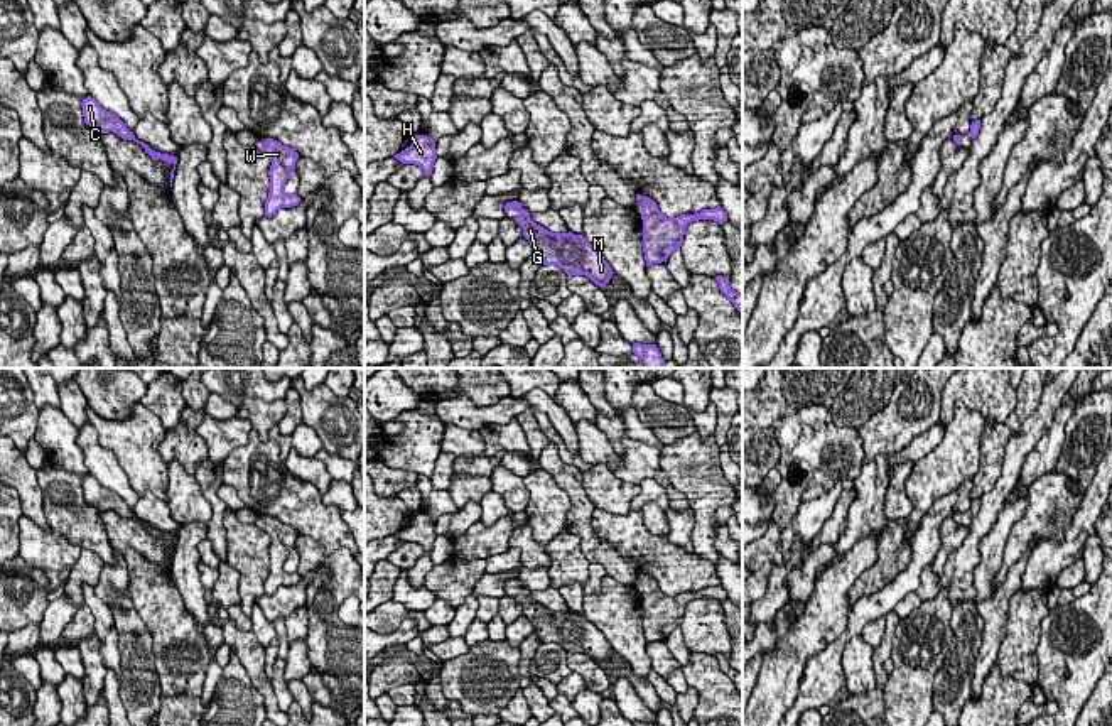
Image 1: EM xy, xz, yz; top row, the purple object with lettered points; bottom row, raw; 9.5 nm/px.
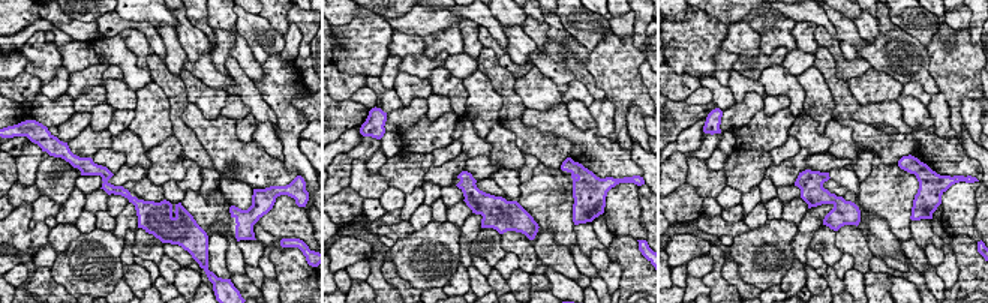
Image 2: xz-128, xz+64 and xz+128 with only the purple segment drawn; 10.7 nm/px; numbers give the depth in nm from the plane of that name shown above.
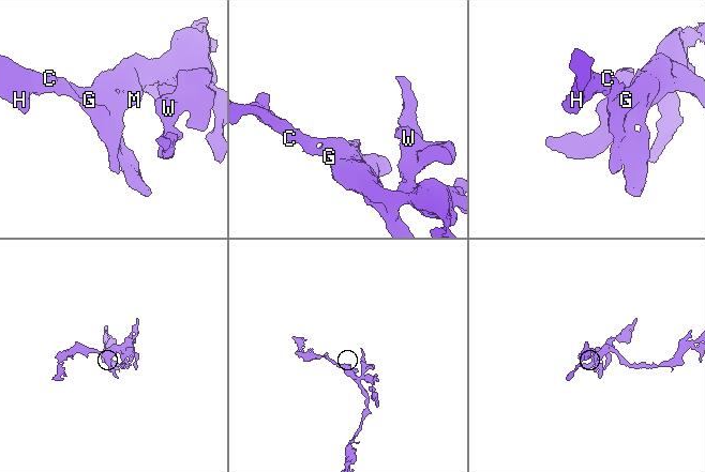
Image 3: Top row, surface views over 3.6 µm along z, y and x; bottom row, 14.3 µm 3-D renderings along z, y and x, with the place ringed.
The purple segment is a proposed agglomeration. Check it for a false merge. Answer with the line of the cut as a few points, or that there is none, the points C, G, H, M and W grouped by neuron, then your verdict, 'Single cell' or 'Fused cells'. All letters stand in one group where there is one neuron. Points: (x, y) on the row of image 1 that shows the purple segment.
No split. Groups: C G H M W. Single cell

